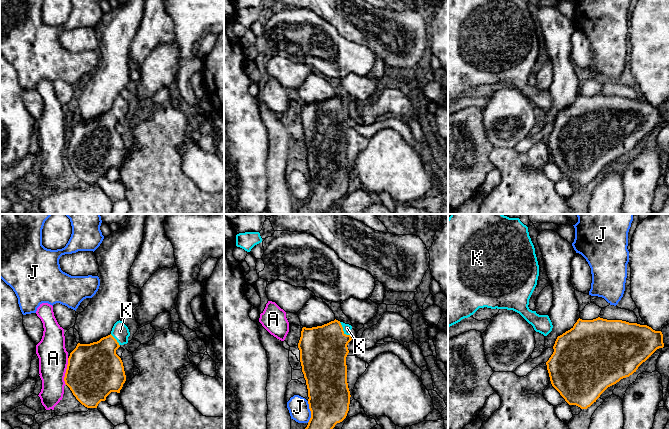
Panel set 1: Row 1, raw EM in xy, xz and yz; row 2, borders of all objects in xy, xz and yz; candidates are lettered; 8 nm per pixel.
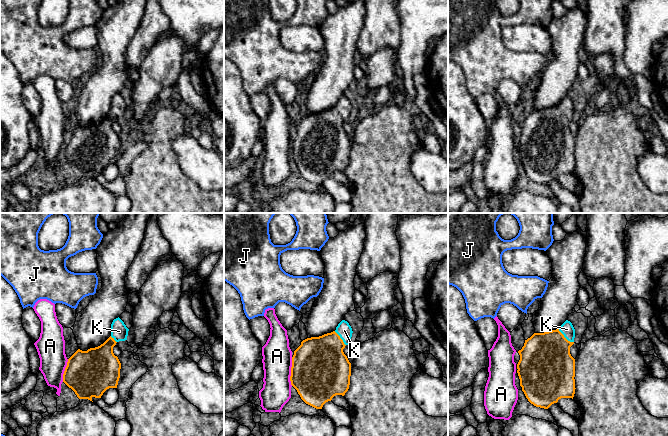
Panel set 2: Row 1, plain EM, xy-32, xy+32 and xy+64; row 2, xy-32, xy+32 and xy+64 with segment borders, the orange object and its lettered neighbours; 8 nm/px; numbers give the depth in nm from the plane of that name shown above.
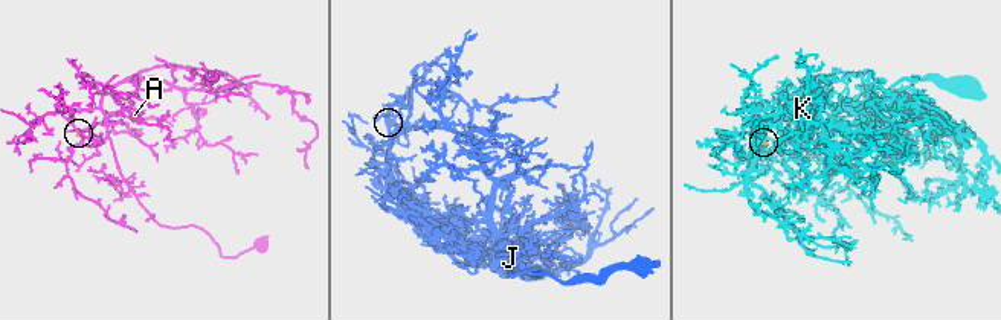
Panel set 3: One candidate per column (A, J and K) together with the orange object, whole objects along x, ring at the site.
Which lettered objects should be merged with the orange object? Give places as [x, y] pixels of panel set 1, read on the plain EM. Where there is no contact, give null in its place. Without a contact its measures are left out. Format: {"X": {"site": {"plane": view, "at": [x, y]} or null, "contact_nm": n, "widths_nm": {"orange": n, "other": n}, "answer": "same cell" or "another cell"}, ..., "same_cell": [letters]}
{"A": {"site": {"plane": "xy", "at": [66, 147]}, "contact_nm": 220, "widths_nm": {"orange": 440, "other": 240}, "answer": "another cell"}, "J": {"site": {"plane": "xz", "at": [311, 188]}, "contact_nm": 180, "widths_nm": {"orange": 340, "other": 170}, "answer": "another cell"}, "K": {"site": {"plane": "xz", "at": [342, 106]}, "contact_nm": 140, "widths_nm": {"orange": 380, "other": 70}, "answer": "same cell"}, "same_cell": ["K"]}

